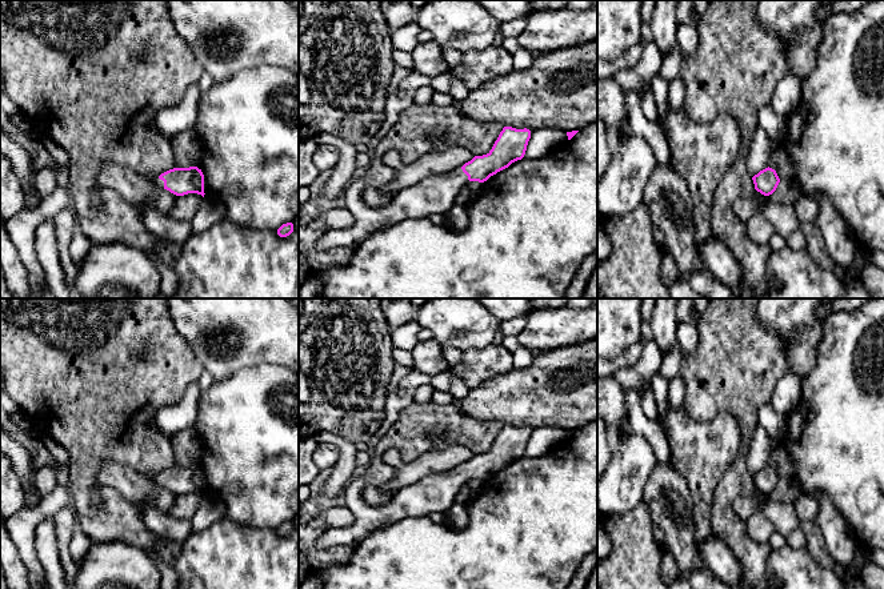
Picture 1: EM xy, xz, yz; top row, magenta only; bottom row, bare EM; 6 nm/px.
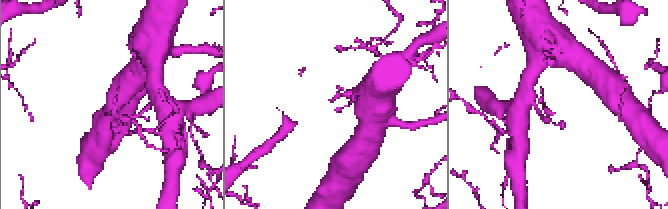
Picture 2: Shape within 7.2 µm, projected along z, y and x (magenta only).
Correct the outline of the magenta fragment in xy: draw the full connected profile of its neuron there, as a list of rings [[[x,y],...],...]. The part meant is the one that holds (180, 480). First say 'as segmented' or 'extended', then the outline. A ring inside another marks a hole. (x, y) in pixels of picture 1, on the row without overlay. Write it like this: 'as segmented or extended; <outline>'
extended; [[[197,465],[173,466],[159,476],[153,476],[159,486],[164,486],[176,494],[197,492],[204,496],[204,473]]]

